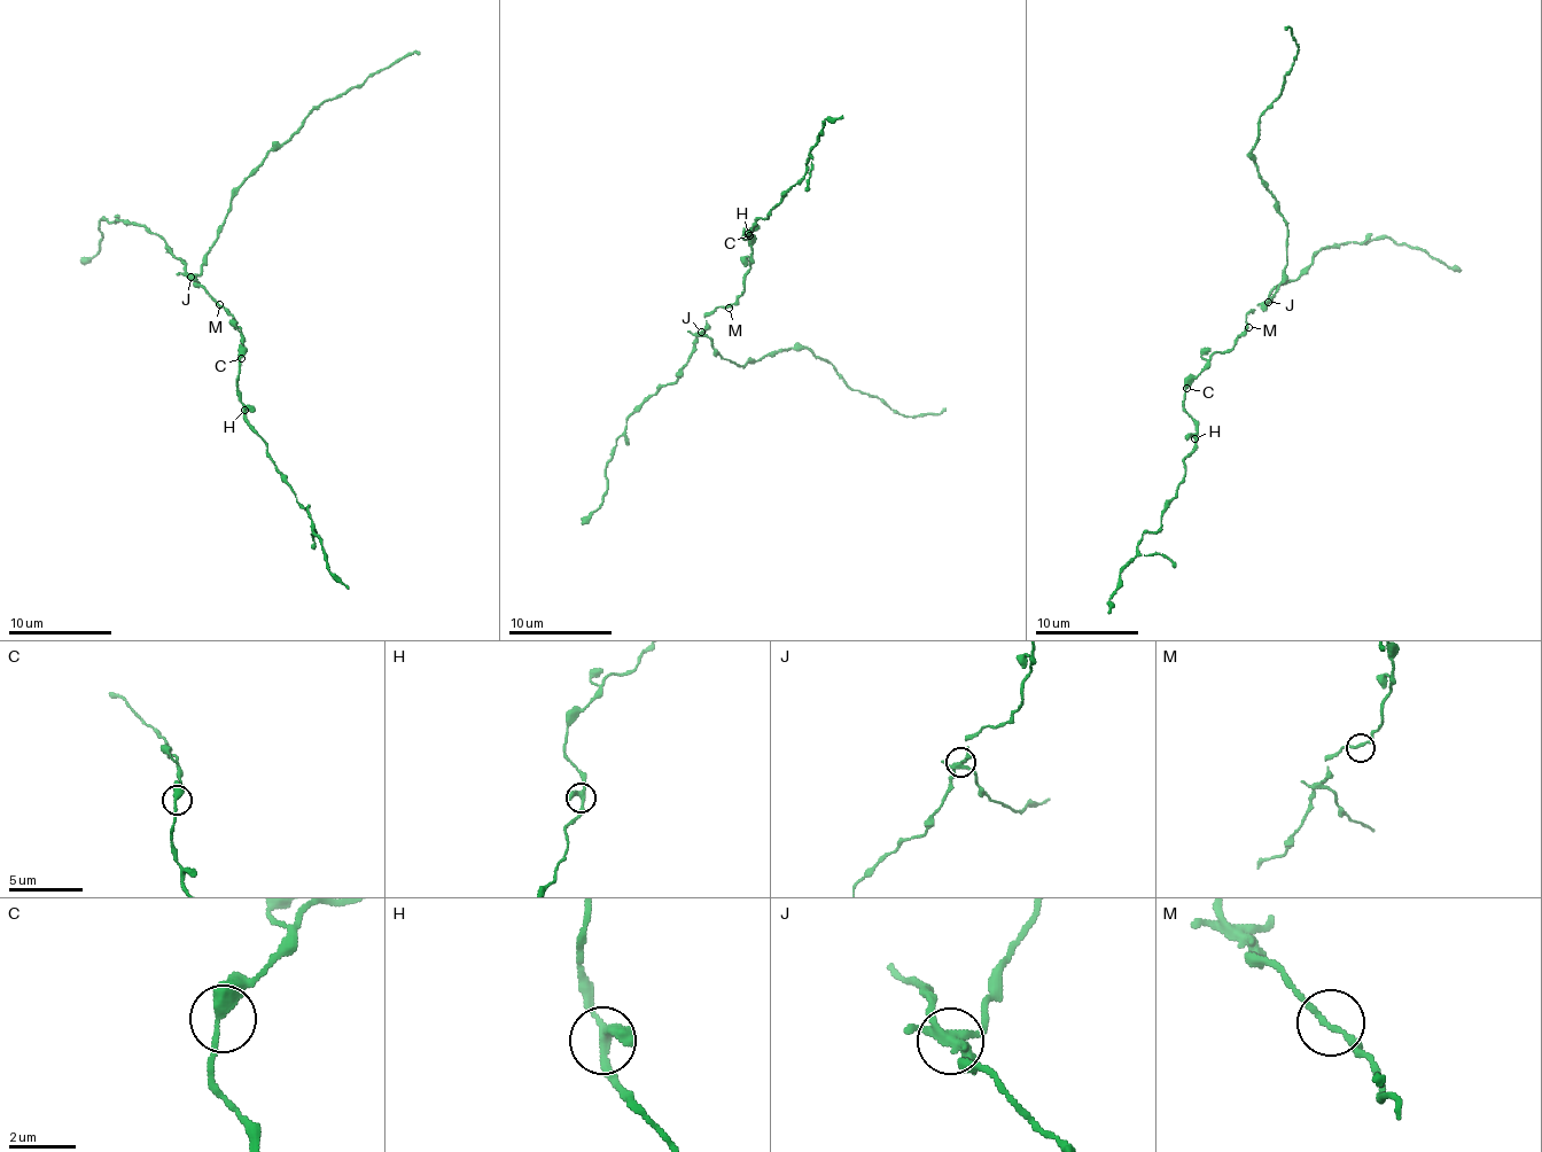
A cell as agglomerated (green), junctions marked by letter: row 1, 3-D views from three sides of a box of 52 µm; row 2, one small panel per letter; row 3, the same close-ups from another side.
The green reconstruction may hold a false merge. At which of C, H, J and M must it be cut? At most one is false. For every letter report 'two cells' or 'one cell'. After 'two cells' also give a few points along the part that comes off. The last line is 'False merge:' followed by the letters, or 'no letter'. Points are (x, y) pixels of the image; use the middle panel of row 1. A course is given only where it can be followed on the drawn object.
C: one cell
H: one cell
J: two cells; course (701, 332), (742, 366), (809, 350), (853, 389), (901, 414), (947, 407)
M: one cell
False merge: J

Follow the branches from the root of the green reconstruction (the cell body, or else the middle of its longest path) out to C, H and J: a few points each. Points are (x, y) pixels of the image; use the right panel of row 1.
C: (1246, 327), (1233, 347), (1213, 356), (1186, 388)
H: (1246, 327), (1233, 347), (1213, 356), (1184, 391), (1184, 412), (1194, 421), (1197, 432), (1194, 438)
J: (1246, 327), (1247, 314), (1269, 302)

